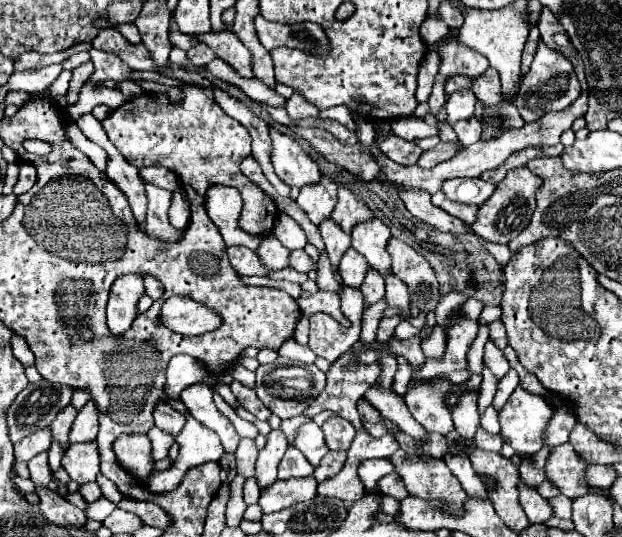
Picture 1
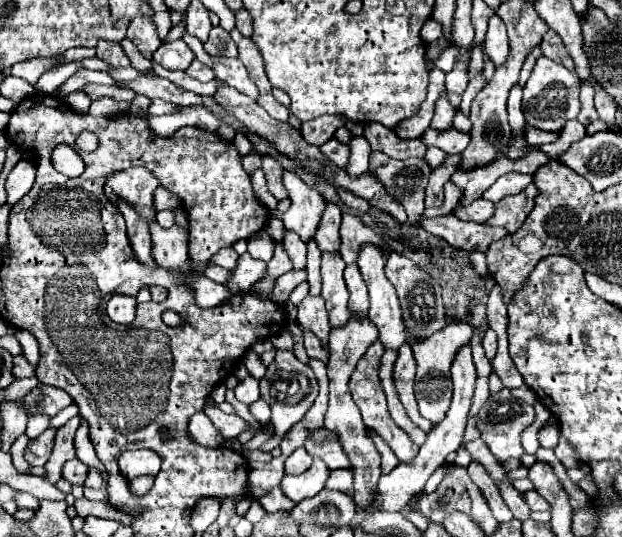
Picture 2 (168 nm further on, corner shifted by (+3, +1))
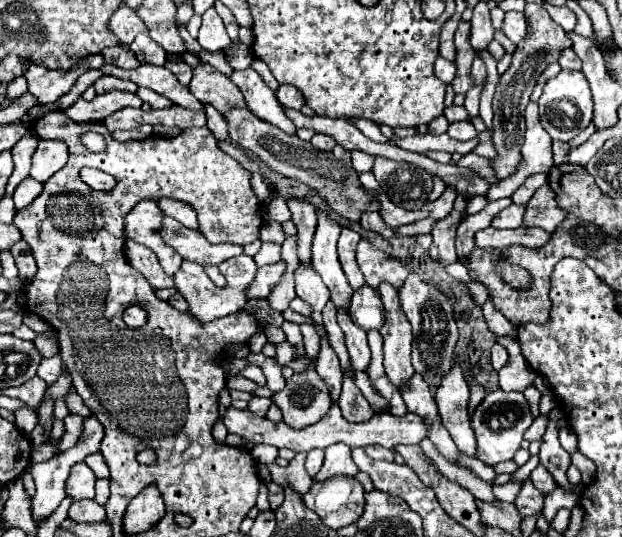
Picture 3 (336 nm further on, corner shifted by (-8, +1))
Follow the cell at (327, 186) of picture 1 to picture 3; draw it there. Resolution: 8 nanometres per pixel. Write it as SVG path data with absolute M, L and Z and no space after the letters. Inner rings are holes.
M342 227L340 239L338 239L338 257L342 263L342 269L350 281L352 289L360 289L360 285L364 285L364 275L358 269L356 263L356 245L360 241L360 235L348 227Z

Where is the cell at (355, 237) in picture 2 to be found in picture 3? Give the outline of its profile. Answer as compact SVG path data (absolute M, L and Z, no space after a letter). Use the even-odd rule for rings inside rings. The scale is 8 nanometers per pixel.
M362 237L358 243L356 259L358 259L360 271L364 273L366 283L372 289L378 289L382 281L390 281L398 289L400 283L404 283L404 279L410 273L410 269L406 269L406 265L402 263L402 259L386 255L382 249L374 247L366 237Z

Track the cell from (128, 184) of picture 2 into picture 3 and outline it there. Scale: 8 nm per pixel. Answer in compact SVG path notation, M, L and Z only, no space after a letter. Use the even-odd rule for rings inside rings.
M142 199L128 215L126 215L126 235L128 239L134 239L146 247L150 247L158 259L160 265L168 275L174 275L174 271L180 267L182 257L164 243L160 229L162 229L164 213L160 213L156 199Z

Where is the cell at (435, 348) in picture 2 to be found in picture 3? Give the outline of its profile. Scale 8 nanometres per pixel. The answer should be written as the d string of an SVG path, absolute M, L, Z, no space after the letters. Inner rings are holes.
M454 363L450 373L446 373L436 389L436 405L438 413L442 417L444 427L450 431L456 447L468 455L468 457L478 457L478 445L476 445L476 435L470 427L470 419L466 413L468 405L468 383L462 373L460 363Z

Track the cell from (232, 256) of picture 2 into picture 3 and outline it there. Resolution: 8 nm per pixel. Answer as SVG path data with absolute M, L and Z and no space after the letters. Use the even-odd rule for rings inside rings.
M166 217L162 227L164 241L174 247L184 259L192 259L198 263L214 263L220 265L222 261L236 257L242 253L240 245L212 245L208 243L198 231L186 229L180 221Z

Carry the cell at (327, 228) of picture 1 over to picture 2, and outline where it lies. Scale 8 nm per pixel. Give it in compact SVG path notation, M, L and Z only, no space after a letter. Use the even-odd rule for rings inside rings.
M329 253L323 255L321 261L321 277L323 277L323 299L325 307L329 311L329 325L333 327L343 327L349 321L349 309L347 309L347 299L349 291L343 281L343 269L345 261L341 259L339 253Z

